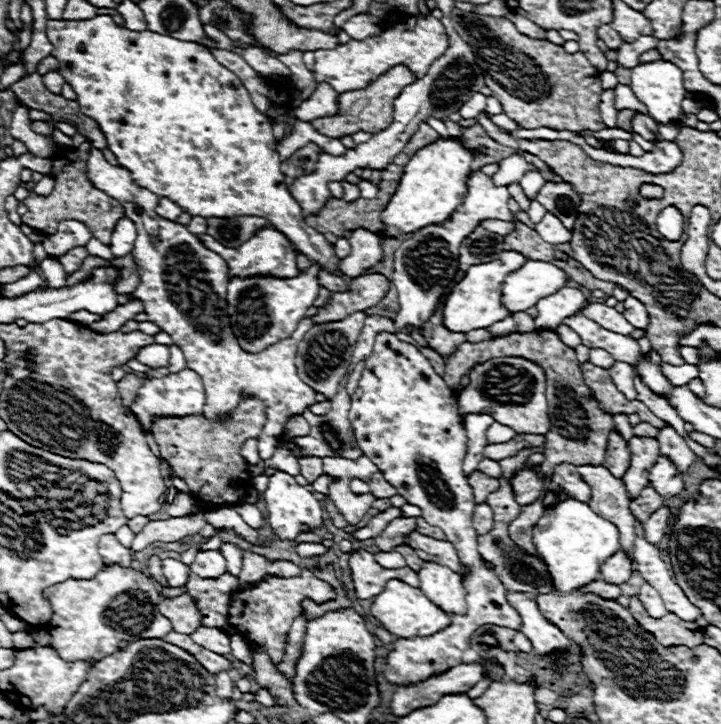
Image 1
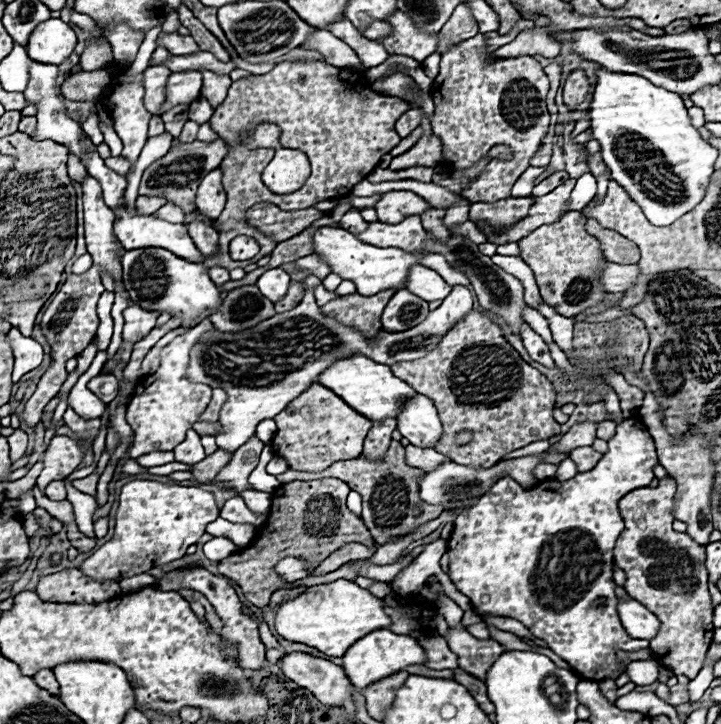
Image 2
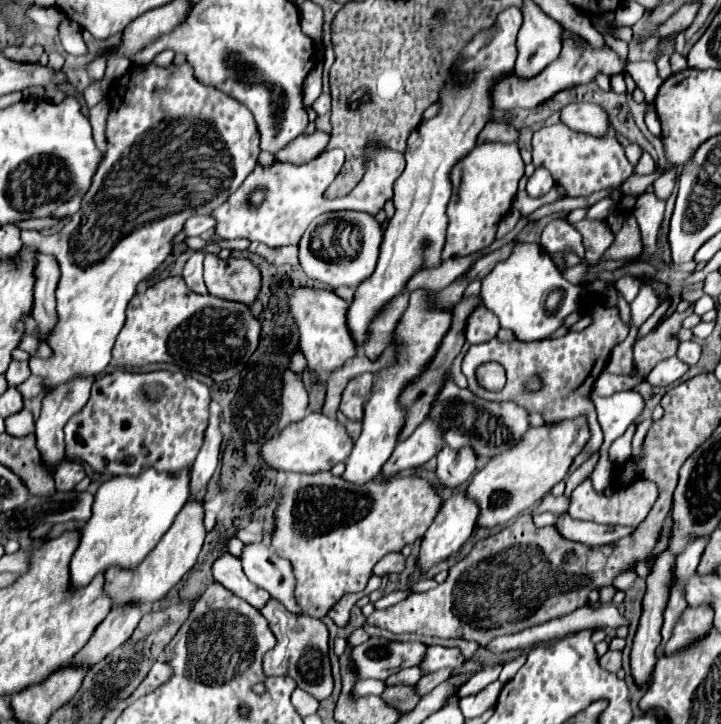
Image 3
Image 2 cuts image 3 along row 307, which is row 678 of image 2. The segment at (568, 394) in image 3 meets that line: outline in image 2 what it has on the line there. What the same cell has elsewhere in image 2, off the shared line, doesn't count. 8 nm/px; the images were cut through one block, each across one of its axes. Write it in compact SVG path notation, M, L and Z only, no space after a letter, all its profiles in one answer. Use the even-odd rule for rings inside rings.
M624 420L616 430L616 436L608 440L610 448L604 458L592 470L576 474L566 482L548 478L534 488L524 490L512 478L502 478L490 494L482 496L482 502L476 502L466 514L460 514L454 520L454 532L448 540L448 576L456 588L470 598L480 614L520 620L536 640L542 640L546 648L566 660L580 678L598 682L608 676L620 676L616 650L630 652L648 646L648 640L630 638L620 624L616 610L618 598L614 594L616 584L612 578L612 550L624 530L624 522L618 514L618 500L630 490L650 486L658 456L654 440L638 420Z

